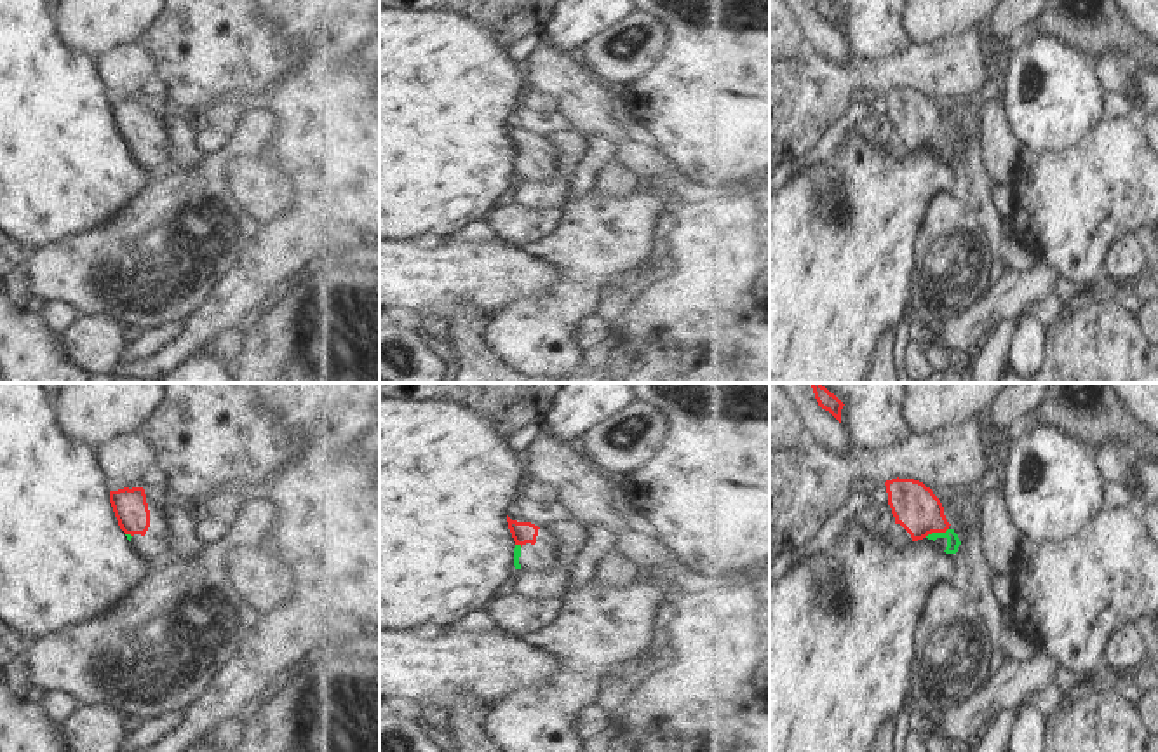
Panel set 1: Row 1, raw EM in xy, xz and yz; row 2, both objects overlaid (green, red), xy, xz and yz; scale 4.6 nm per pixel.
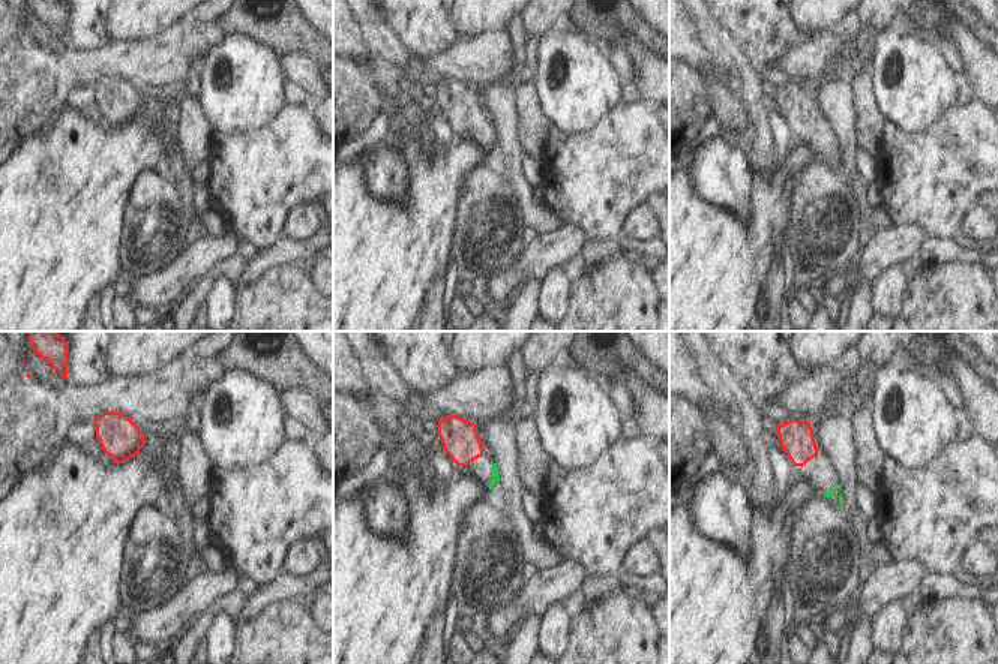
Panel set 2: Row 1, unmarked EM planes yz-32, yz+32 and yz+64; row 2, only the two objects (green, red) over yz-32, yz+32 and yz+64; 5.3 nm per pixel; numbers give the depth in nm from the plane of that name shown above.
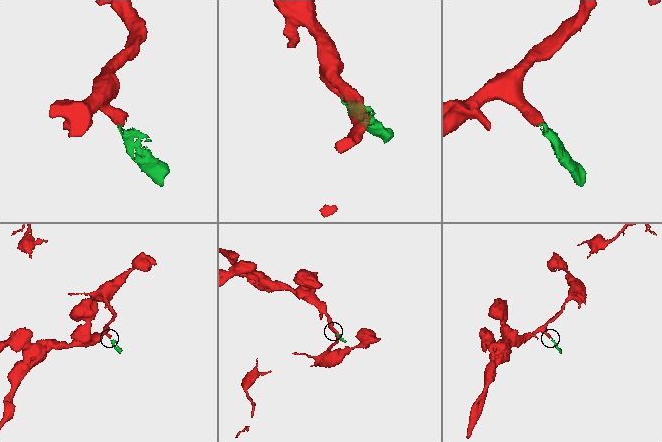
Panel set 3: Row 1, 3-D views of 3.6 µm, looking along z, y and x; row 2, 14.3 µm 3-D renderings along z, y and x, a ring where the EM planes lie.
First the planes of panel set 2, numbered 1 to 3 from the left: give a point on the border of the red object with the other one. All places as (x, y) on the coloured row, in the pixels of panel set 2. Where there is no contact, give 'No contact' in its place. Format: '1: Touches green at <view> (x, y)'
1: No contact
2: No contact
3: No contact.

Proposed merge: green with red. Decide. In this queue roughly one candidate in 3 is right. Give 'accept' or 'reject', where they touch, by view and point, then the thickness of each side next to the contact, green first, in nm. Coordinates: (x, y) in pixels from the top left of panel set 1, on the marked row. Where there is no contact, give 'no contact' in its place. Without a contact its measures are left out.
accept | yz (935, 533) | 60/220 nm

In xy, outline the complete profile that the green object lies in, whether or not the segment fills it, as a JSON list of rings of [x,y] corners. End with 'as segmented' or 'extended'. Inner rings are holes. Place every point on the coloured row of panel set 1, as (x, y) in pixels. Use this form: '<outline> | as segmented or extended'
[[[143,487],[110,491],[110,503],[129,541],[134,534],[146,534],[150,527],[150,510]]] | extended

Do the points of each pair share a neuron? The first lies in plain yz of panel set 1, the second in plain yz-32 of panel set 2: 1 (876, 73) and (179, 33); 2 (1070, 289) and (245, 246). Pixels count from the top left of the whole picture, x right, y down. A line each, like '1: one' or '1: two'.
1: one
2: one

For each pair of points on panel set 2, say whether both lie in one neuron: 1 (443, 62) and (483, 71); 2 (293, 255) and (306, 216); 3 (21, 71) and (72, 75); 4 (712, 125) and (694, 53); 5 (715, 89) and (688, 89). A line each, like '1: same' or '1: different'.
1: same
2: different
3: same
4: different
5: different

